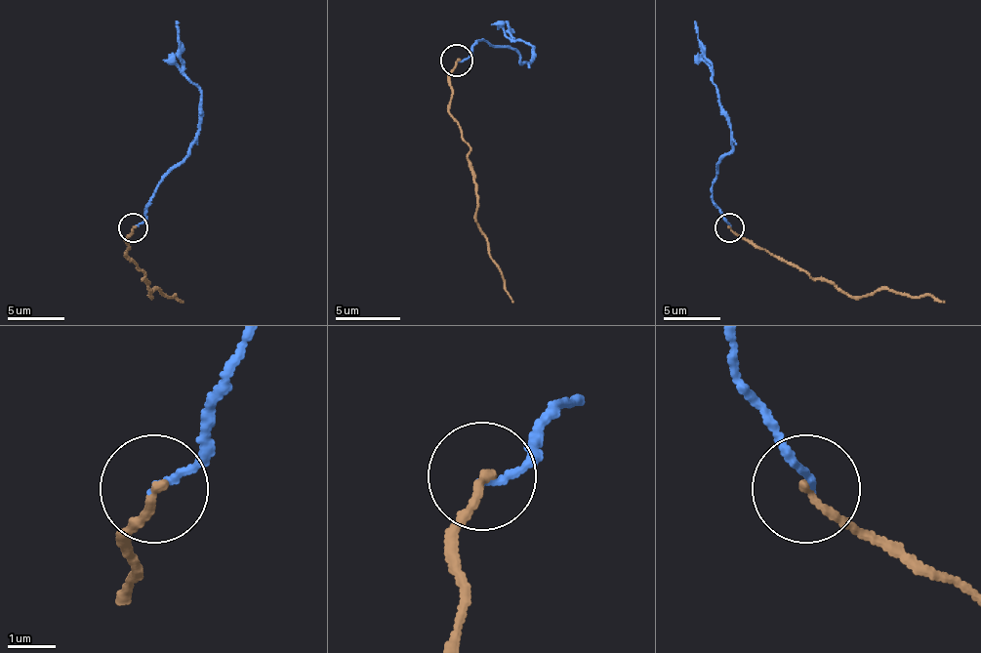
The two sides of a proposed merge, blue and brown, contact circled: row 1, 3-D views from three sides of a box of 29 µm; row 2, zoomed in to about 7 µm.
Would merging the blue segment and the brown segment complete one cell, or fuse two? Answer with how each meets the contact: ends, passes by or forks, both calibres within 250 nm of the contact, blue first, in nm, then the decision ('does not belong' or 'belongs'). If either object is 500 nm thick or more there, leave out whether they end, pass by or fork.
blue ends; brown ends; calibres 130 and 180 nm; does not belong

